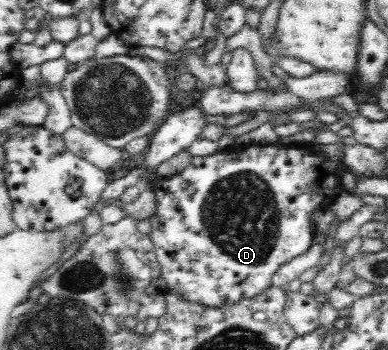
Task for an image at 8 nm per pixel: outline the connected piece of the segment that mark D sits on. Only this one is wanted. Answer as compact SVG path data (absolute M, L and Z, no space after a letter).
M278 144L268 146L238 147L234 145L229 149L218 150L216 153L203 157L193 156L189 166L186 166L180 174L174 174L170 178L156 180L152 189L154 191L158 210L154 216L149 218L151 231L149 237L155 246L155 253L160 263L161 278L167 283L168 289L183 291L186 298L192 302L202 302L206 306L222 306L228 303L238 302L244 298L254 298L256 294L271 286L272 274L278 270L279 266L290 262L300 254L304 254L314 241L316 230L313 227L312 215L320 206L334 200L338 192L344 188L340 186L340 174L348 172L348 168L340 166L338 161L328 159L328 156L300 156L300 152L294 152L290 148L278 148Z

